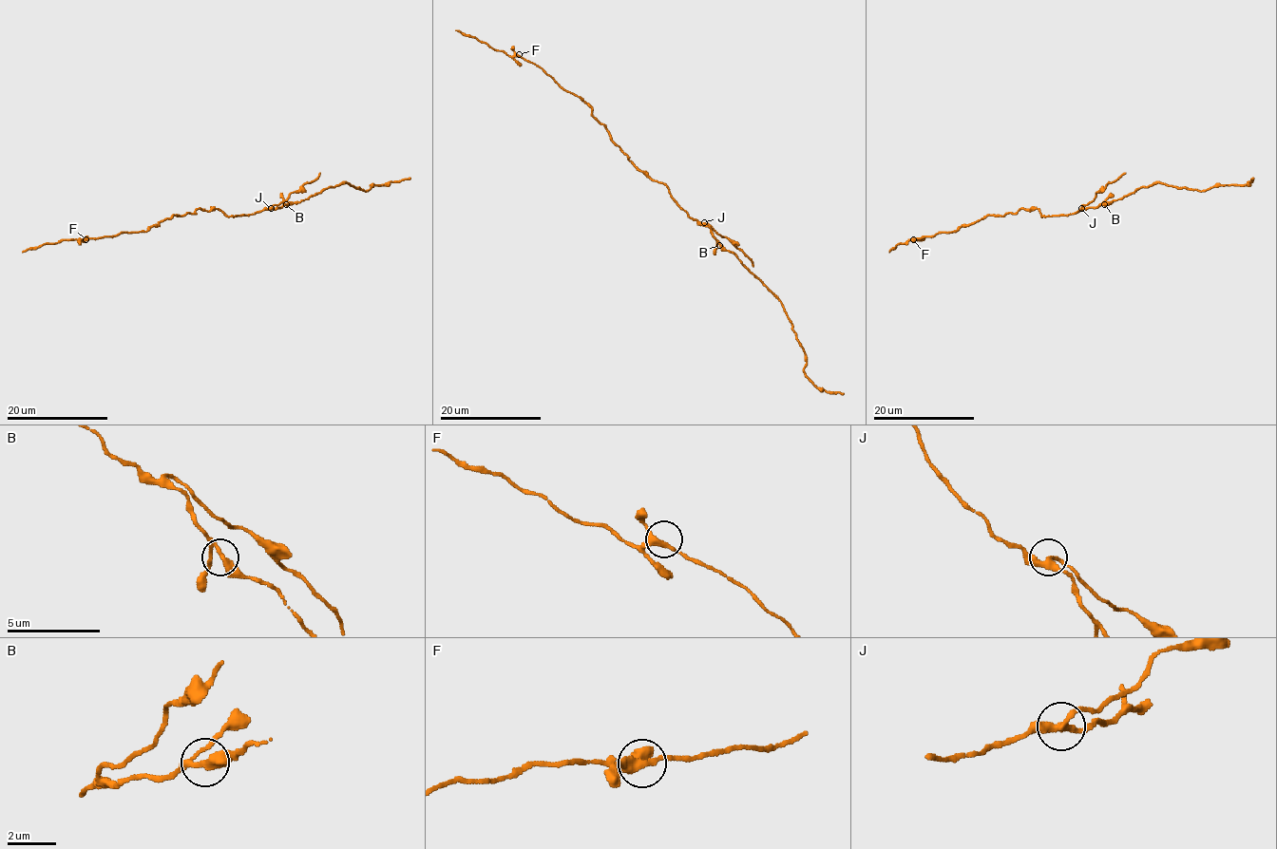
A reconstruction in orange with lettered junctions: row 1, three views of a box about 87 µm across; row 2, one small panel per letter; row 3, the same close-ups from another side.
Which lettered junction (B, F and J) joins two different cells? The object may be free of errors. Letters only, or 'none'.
J

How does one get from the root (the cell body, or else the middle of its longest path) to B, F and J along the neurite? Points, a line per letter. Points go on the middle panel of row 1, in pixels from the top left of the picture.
B: (671, 194), (690, 217), (711, 229), (719, 245)
F: (671, 194), (662, 182), (648, 178), (628, 159), (590, 106), (519, 54)
J: (671, 194), (690, 217), (704, 222)

